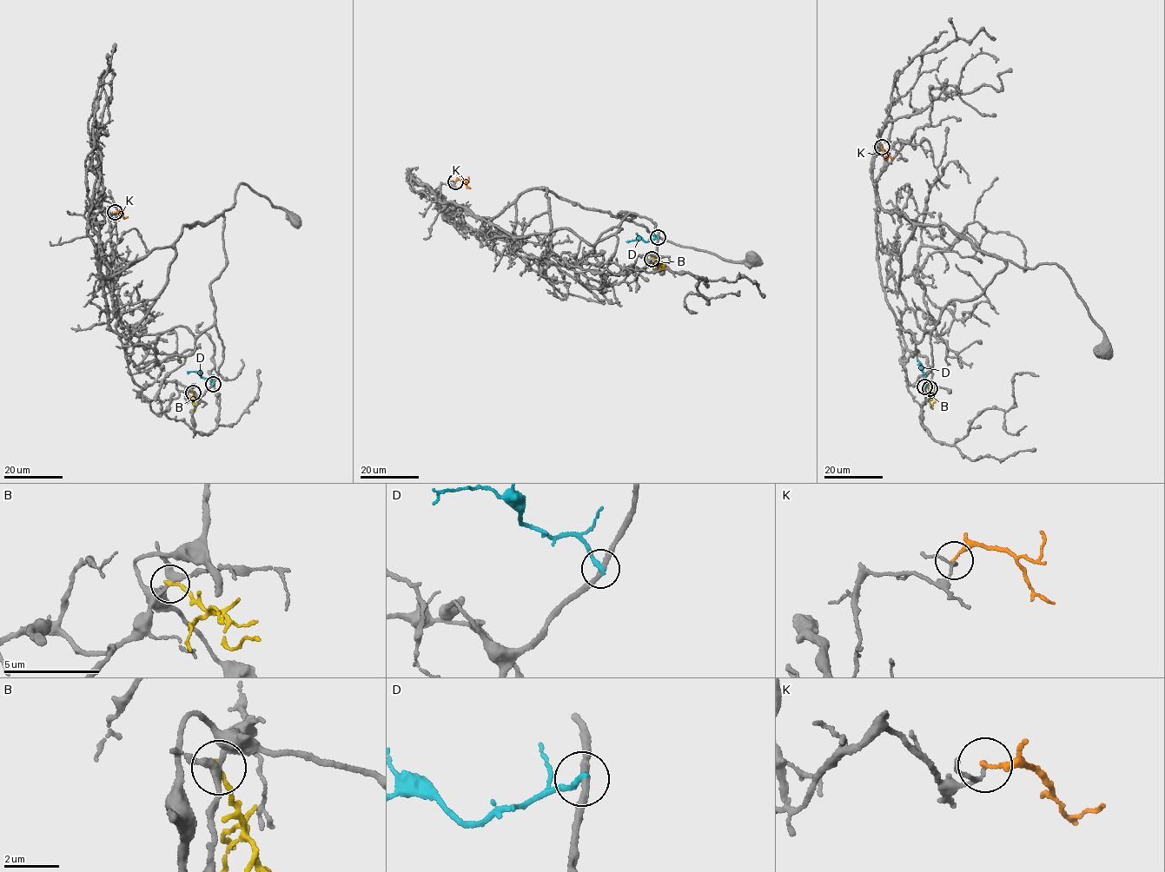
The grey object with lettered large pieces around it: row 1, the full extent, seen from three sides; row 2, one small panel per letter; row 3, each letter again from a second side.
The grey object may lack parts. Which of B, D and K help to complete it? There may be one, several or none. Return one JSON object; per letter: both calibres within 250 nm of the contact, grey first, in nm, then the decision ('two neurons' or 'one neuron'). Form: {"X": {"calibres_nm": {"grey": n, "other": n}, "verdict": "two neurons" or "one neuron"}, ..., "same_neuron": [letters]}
{"B": {"calibres_nm": {"grey": 240, "other": 180}, "verdict": "two neurons"}, "D": {"calibres_nm": {"grey": 240, "other": 220}, "verdict": "two neurons"}, "K": {"calibres_nm": {"grey": 110, "other": 170}, "verdict": "two neurons"}, "same_neuron": []}

